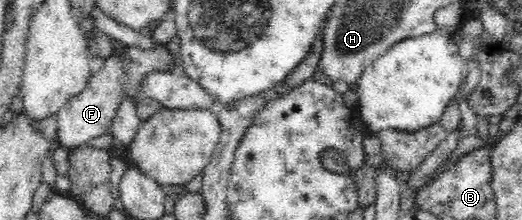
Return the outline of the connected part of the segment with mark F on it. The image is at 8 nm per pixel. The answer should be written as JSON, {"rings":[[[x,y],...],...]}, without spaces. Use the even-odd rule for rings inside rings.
{"rings":[[[159,45],[156,49],[142,49],[124,47],[120,55],[106,59],[103,69],[92,73],[87,83],[87,89],[72,97],[65,108],[58,111],[57,136],[55,146],[76,148],[88,145],[91,139],[104,136],[117,117],[118,109],[126,100],[136,100],[143,92],[143,82],[154,72],[176,73],[182,69],[182,58],[175,57],[168,51],[166,45]]]}

